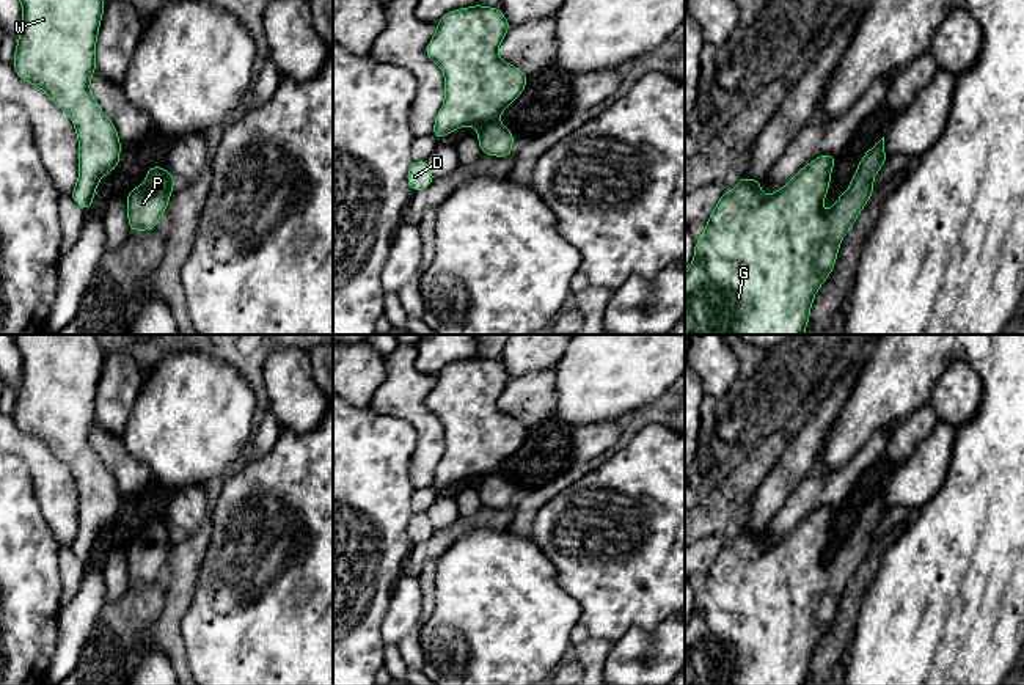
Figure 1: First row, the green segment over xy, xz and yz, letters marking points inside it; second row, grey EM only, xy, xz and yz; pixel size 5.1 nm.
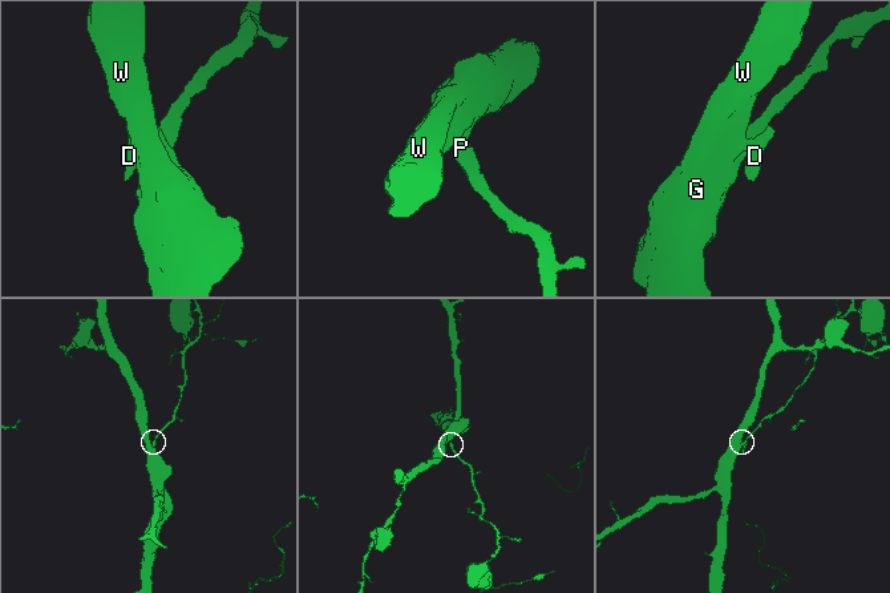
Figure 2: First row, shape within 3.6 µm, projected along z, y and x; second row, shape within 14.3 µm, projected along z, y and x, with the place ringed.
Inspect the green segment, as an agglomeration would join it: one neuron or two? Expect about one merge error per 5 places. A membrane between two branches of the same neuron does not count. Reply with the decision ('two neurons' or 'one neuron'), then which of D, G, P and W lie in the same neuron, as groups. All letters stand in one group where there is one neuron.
one neuron | D G P W

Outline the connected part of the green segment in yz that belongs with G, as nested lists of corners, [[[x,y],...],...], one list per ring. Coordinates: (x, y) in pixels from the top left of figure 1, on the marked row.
[[[883,137],[867,149],[851,184],[828,212],[821,211],[821,204],[836,163],[836,156],[831,154],[814,159],[771,195],[762,193],[762,179],[752,181],[744,176],[730,192],[724,192],[708,217],[702,237],[696,240],[694,258],[685,275],[685,335],[804,335],[814,297],[831,275],[839,247],[869,203],[875,190],[873,178],[886,160]]]

